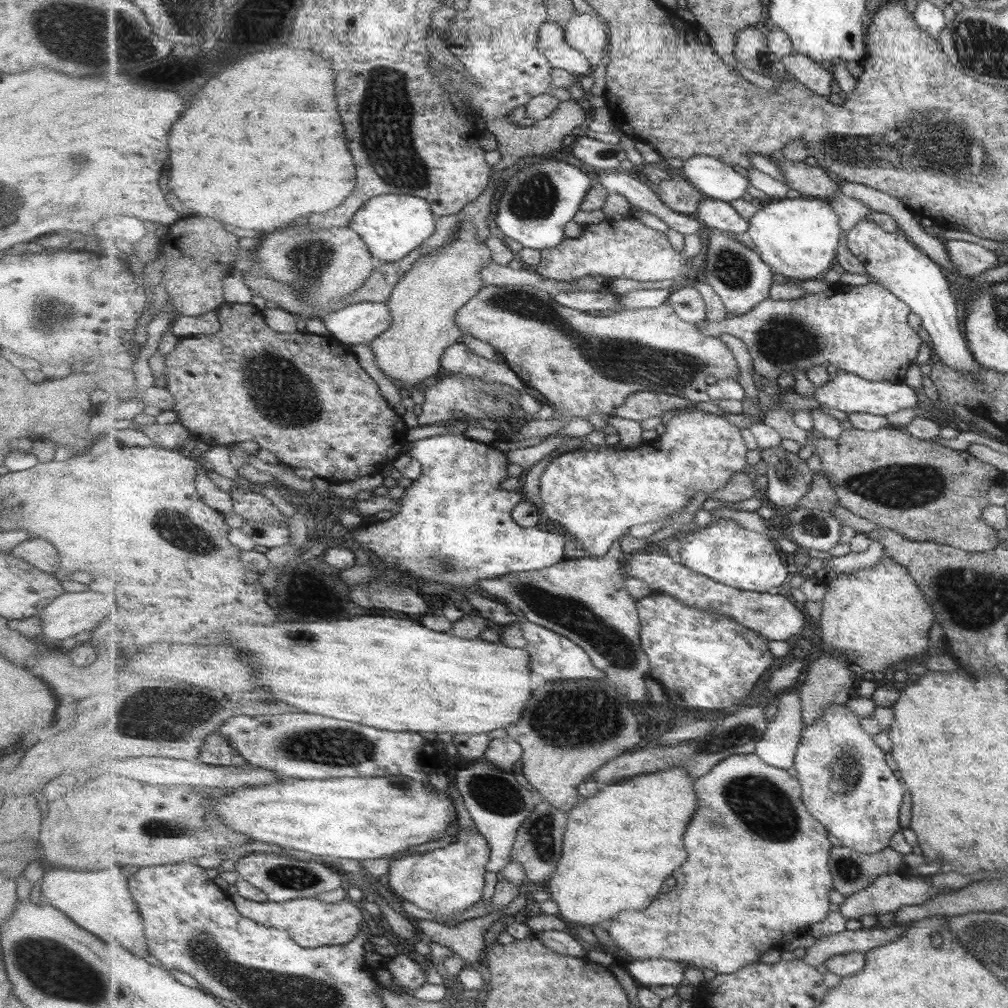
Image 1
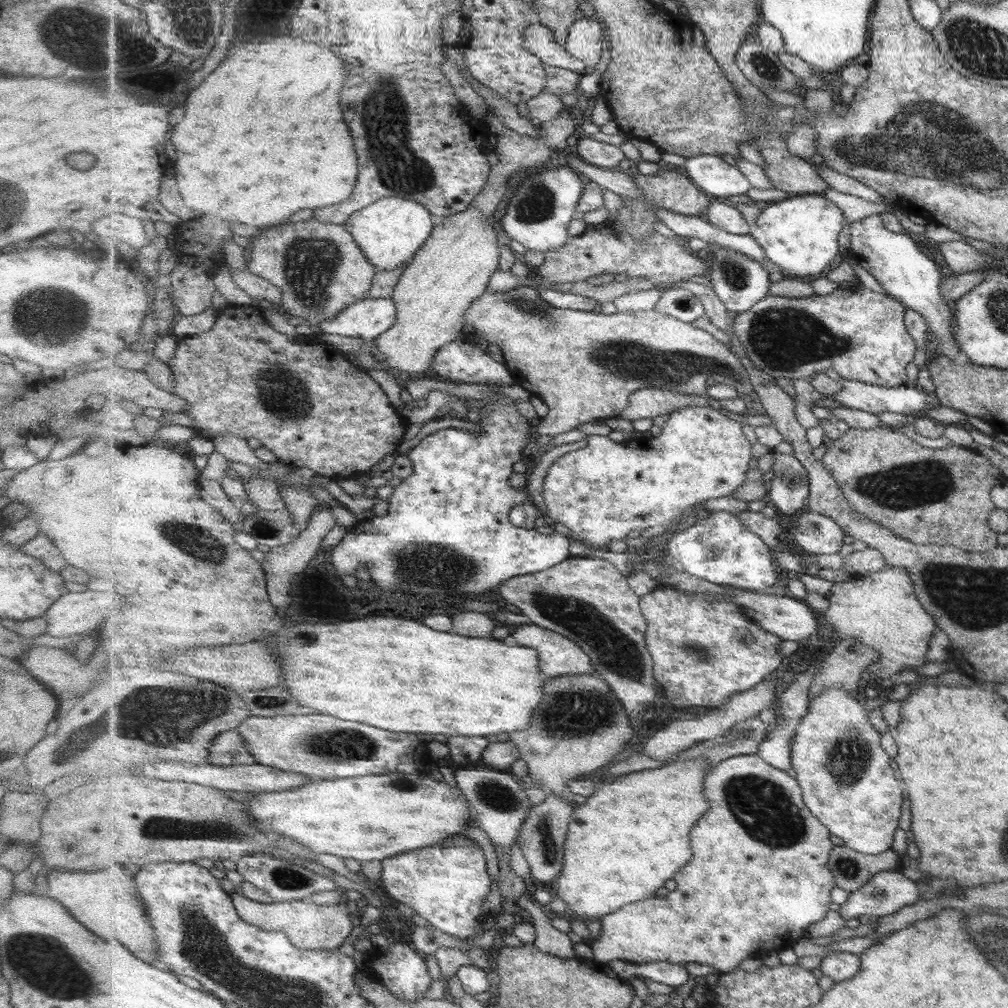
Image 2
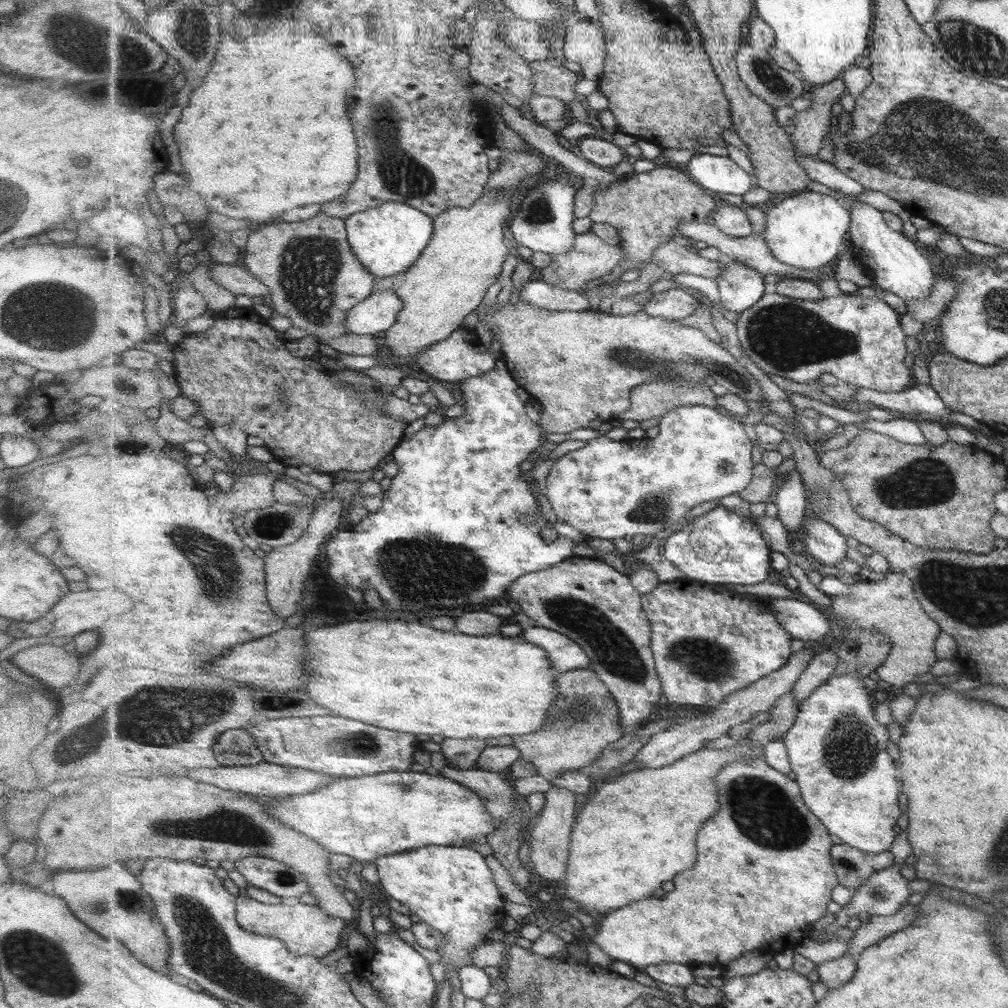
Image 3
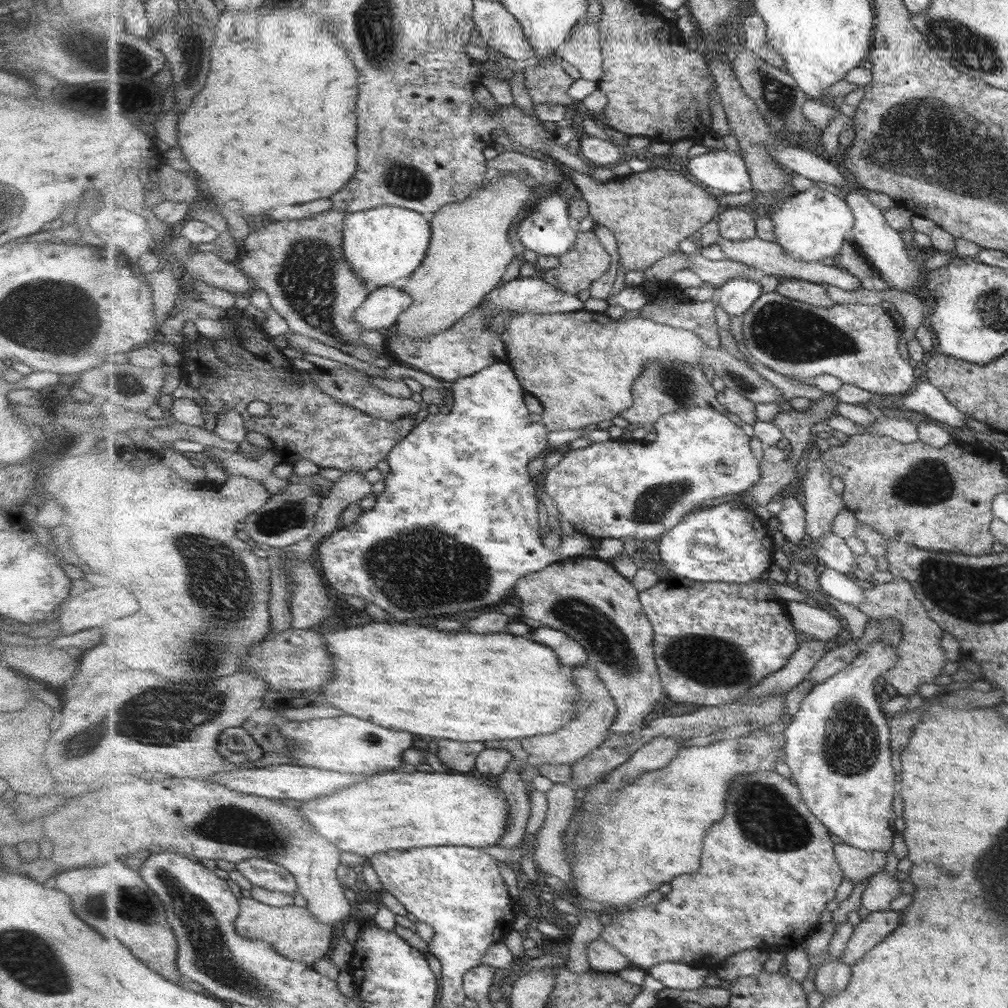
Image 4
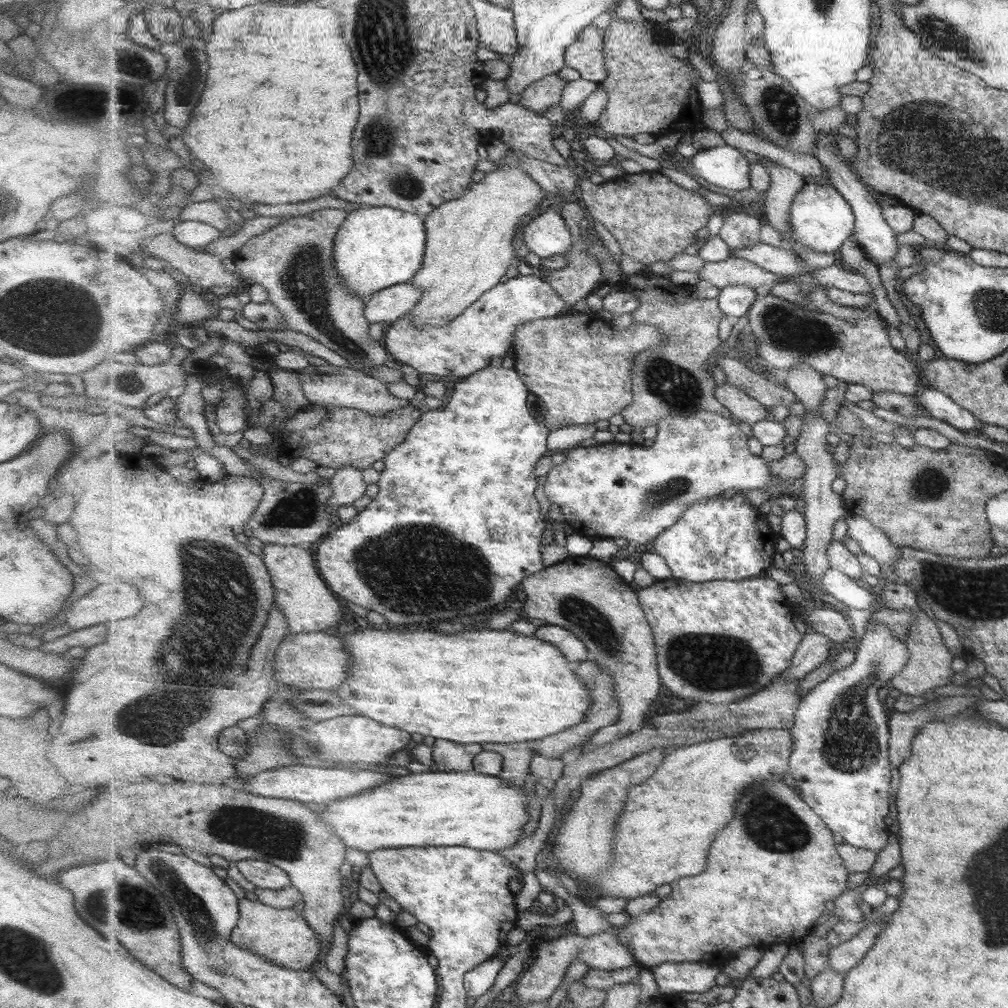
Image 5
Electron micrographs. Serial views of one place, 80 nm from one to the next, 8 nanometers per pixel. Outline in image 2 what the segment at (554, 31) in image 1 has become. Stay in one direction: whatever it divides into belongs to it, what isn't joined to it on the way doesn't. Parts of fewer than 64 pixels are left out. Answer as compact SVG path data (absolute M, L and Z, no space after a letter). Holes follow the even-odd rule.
M537 21L531 23L522 34L523 46L534 54L541 62L572 70L581 76L589 74L583 60L569 54L564 46L557 44L554 34L544 24Z

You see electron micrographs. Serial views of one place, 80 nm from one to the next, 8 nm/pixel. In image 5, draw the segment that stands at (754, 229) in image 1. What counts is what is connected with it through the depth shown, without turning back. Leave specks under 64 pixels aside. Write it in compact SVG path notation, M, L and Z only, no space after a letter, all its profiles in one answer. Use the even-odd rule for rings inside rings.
M819 181L806 185L794 200L791 209L793 244L803 244L821 254L840 251L856 229L856 214L847 199L830 183Z

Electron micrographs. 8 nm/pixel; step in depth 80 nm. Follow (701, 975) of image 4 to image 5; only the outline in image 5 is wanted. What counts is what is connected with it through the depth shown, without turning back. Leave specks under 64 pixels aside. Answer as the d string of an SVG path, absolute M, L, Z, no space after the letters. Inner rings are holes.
M666 962L653 968L661 995L709 992L715 988L719 967L701 962Z

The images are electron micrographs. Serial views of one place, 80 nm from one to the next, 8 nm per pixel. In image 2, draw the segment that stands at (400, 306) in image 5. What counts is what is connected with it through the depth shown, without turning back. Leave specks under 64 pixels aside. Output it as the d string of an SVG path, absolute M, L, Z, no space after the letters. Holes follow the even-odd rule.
M393 297L360 300L331 320L319 326L325 337L341 335L366 341L375 341L398 321L398 306Z

